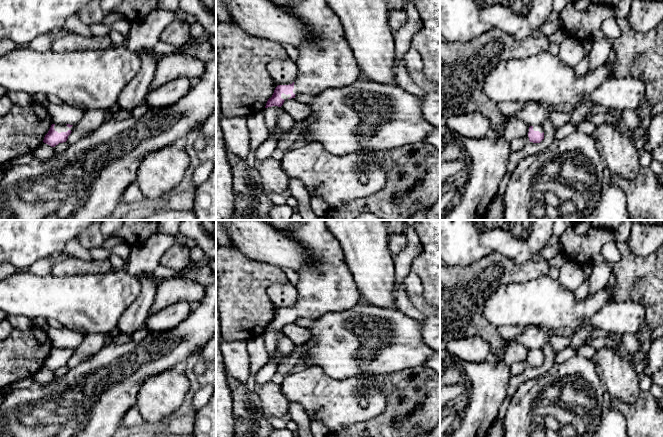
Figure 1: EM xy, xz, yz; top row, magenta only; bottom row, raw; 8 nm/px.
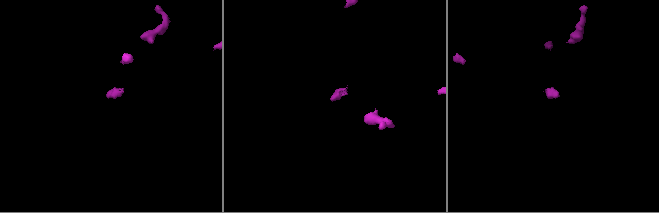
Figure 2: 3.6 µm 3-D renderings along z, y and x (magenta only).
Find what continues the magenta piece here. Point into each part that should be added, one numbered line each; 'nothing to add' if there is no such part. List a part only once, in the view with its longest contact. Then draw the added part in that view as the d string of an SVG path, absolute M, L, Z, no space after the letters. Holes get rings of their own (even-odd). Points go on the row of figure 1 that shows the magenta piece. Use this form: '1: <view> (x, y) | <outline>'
1: xy (59, 128) | M55 124L54 126L55 131L57 131L58 133L67 132L68 130L73 131L74 128L75 128L75 125L69 128L66 124Z

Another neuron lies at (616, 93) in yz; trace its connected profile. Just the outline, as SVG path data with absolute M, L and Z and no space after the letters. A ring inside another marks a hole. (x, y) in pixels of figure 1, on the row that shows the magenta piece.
M613 76L591 92L587 99L610 110L638 112L645 101L645 86L637 78Z

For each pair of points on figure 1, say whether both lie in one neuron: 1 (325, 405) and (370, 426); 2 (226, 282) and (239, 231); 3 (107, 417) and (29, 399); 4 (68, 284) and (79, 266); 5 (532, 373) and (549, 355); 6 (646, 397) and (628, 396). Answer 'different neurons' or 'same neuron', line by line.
1: different neurons
2: different neurons
3: same neuron
4: different neurons
5: same neuron
6: different neurons

